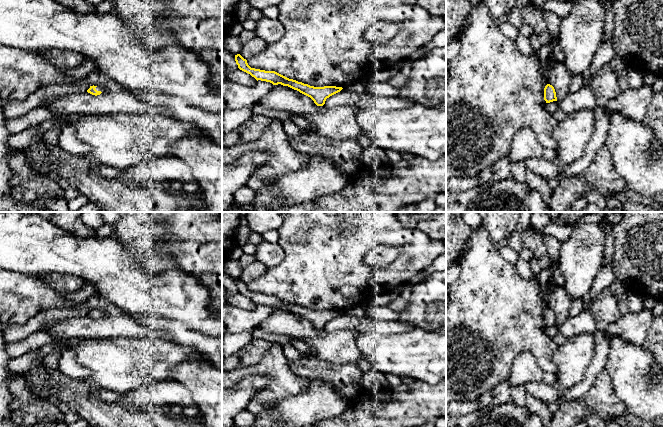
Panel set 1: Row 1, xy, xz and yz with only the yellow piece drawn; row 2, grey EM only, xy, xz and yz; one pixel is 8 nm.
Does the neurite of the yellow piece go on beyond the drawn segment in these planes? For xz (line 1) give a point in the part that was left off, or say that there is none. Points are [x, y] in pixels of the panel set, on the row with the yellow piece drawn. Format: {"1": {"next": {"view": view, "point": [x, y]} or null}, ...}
{"1": {"next": null}}

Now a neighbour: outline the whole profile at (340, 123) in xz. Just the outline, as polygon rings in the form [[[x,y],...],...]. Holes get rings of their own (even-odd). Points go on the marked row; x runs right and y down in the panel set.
[[[274,85],[260,99],[259,104],[271,109],[288,111],[305,117],[310,123],[310,130],[320,136],[334,140],[352,140],[363,135],[363,130],[357,122],[359,108],[340,106],[329,108],[317,106],[314,101],[290,87]]]

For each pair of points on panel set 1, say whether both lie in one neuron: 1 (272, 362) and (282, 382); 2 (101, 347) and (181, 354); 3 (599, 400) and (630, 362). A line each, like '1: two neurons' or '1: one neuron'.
1: one neuron
2: one neuron
3: two neurons

